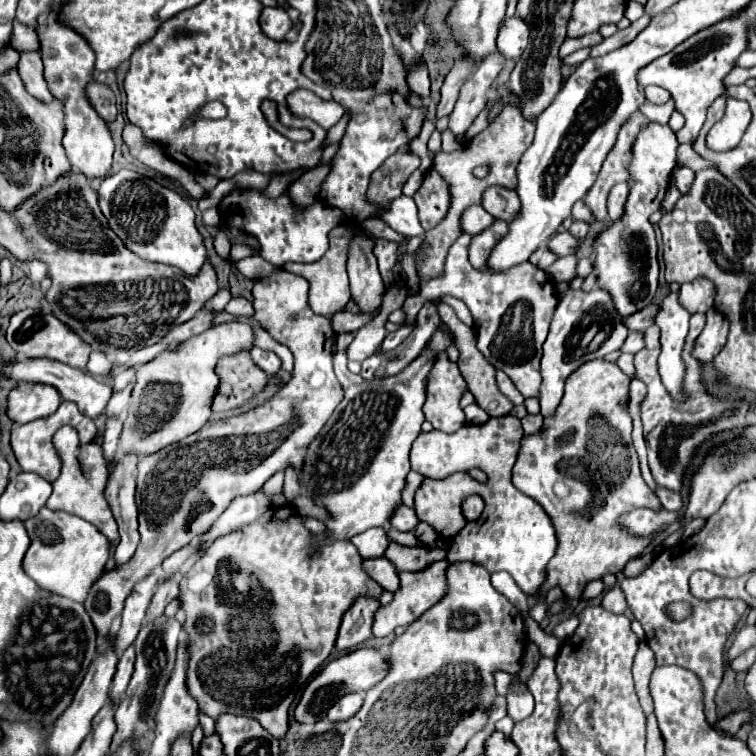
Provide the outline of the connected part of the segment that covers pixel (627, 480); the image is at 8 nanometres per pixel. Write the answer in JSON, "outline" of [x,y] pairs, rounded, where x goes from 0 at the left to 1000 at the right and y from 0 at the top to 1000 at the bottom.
{"outline":[[[788,475],[767,483],[749,501],[746,522],[733,549],[720,552],[720,565],[709,575],[693,575],[685,607],[677,620],[677,639],[725,679],[738,713],[738,726],[722,750],[722,769],[717,782],[741,776],[751,792],[767,792],[770,779],[802,758],[817,758],[833,739],[849,734],[860,713],[839,710],[817,697],[817,684],[844,671],[873,676],[876,668],[865,649],[852,639],[844,618],[844,602],[836,591],[836,554],[828,546],[833,499],[825,496],[815,480]]]}

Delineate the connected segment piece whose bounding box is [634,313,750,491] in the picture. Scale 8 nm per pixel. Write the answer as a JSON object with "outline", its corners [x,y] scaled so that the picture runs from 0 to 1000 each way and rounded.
{"outline":[[[915,417],[913,422],[913,438],[905,454],[905,483],[907,483],[907,520],[910,528],[905,530],[894,530],[889,528],[889,522],[881,517],[881,512],[873,504],[870,496],[870,485],[868,485],[868,472],[873,467],[873,454],[870,454],[870,433],[862,430],[857,433],[857,438],[852,438],[852,462],[844,464],[839,470],[839,485],[841,485],[841,501],[852,504],[857,512],[854,528],[847,533],[847,552],[849,552],[849,562],[852,562],[852,575],[854,575],[854,586],[857,586],[857,615],[862,623],[862,631],[868,636],[870,644],[881,644],[881,647],[899,647],[902,639],[902,626],[913,610],[913,604],[918,602],[918,597],[923,594],[923,589],[929,583],[934,583],[939,575],[952,573],[952,570],[968,570],[979,573],[987,560],[987,541],[992,538],[992,533],[981,530],[981,528],[947,528],[947,525],[937,525],[929,515],[926,507],[926,485],[929,480],[923,475],[918,475],[915,459],[918,459],[918,448],[923,446],[923,440],[931,433],[931,417]]]}

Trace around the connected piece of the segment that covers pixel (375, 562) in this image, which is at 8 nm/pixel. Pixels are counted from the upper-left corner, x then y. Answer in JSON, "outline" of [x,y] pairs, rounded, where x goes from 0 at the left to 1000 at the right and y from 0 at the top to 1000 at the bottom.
{"outline":[[[511,737],[481,739],[481,755],[487,755],[487,761],[492,761],[492,766],[497,766],[497,771],[503,771],[503,776],[508,776],[513,782],[526,779],[526,755]]]}

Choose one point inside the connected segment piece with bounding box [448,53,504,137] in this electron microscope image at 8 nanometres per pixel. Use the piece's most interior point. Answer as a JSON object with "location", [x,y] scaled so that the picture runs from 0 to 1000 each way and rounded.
{"location":[627,124]}

